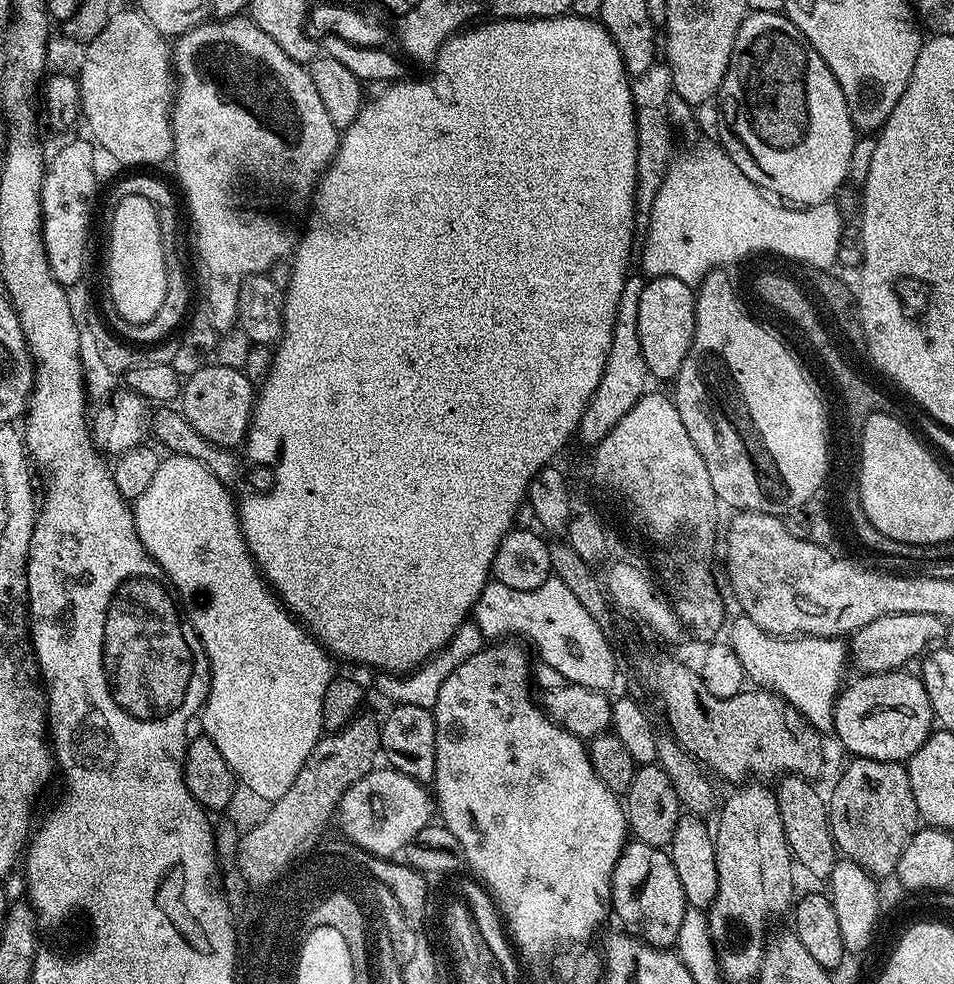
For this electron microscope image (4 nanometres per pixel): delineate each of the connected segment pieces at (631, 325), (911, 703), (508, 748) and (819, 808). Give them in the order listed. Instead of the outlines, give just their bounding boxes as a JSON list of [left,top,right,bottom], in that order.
[[577,275,648,446],[832,670,934,762],[432,642,629,946],[776,773,838,880]]

